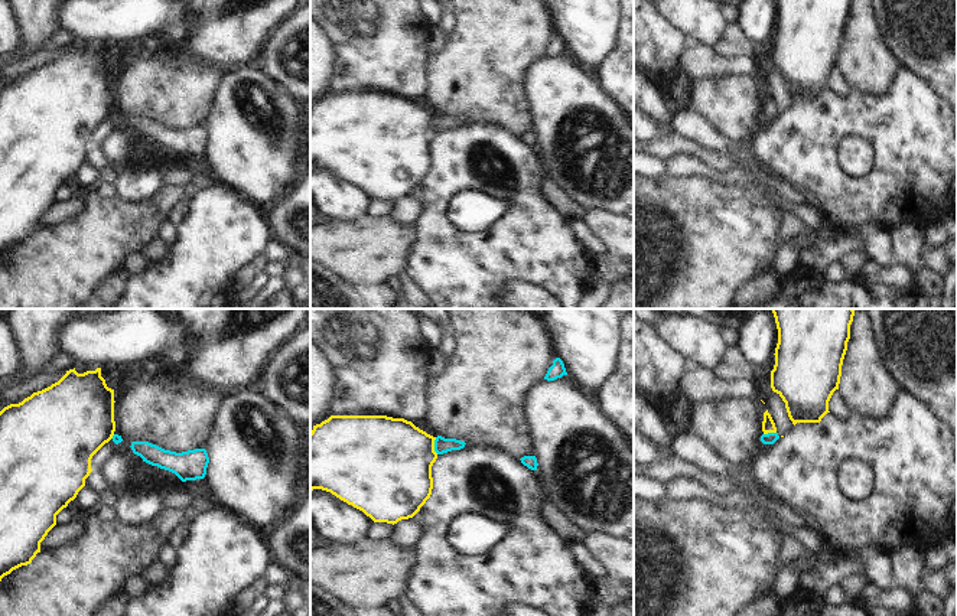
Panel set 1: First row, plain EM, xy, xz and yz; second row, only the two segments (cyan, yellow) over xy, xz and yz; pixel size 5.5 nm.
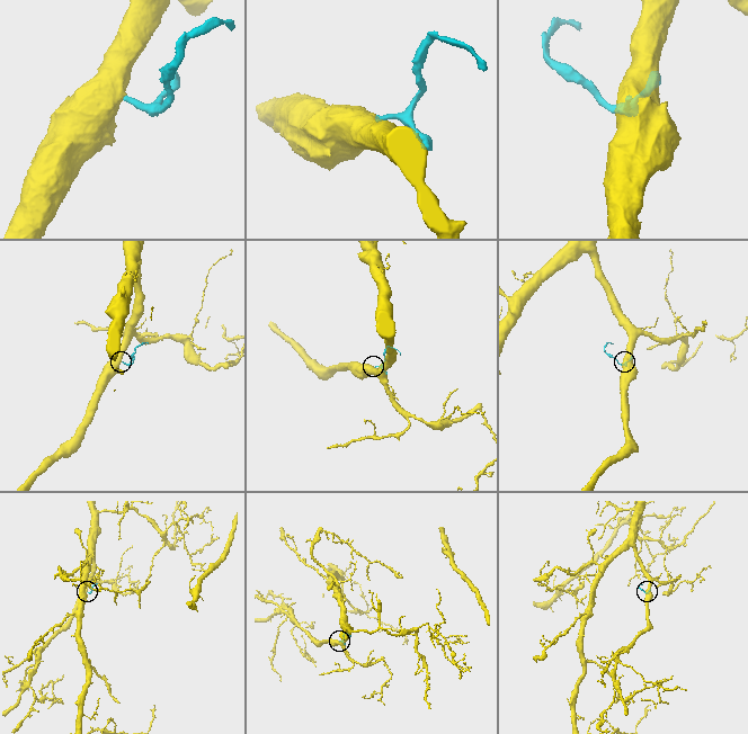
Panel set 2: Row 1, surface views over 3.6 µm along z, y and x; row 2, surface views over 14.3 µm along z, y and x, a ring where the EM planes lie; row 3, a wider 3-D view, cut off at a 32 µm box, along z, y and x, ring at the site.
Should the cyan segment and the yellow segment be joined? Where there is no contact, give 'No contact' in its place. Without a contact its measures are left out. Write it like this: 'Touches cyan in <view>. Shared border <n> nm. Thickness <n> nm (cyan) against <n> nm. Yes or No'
Touches cyan in xz. Shared border 100 nm. Thickness 90 nm (cyan) against 440 nm. Yes.

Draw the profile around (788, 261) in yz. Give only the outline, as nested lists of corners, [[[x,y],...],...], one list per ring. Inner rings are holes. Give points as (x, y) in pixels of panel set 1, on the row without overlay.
[[[785,247],[775,263],[775,270],[781,278],[791,276],[801,265],[798,252],[791,247]]]

